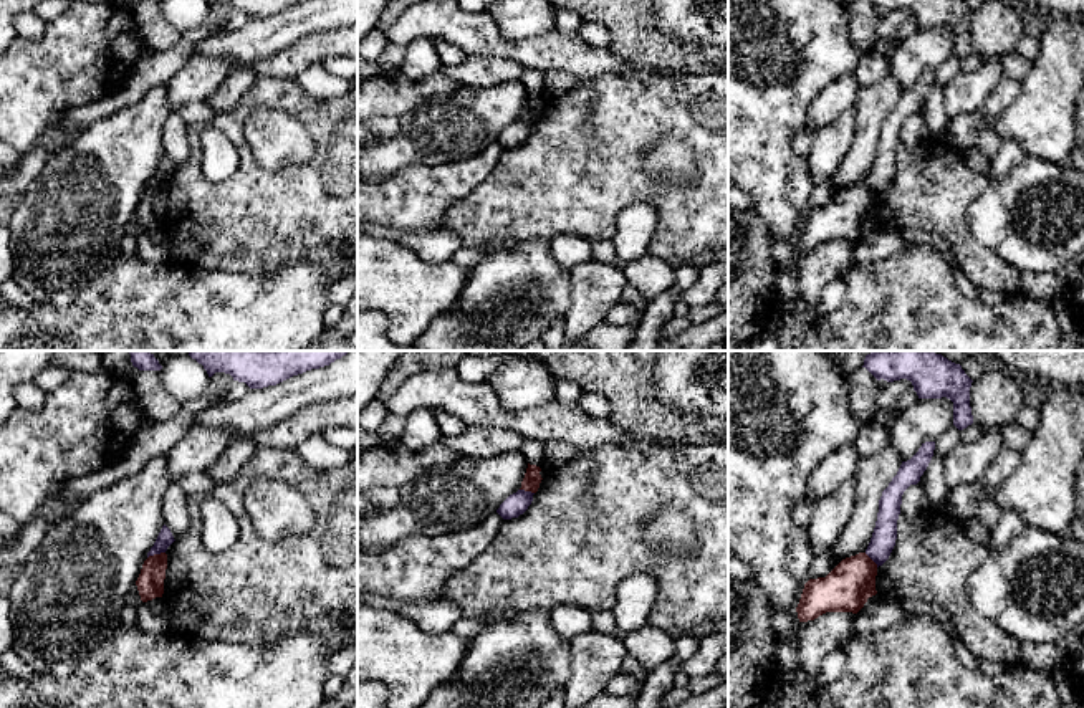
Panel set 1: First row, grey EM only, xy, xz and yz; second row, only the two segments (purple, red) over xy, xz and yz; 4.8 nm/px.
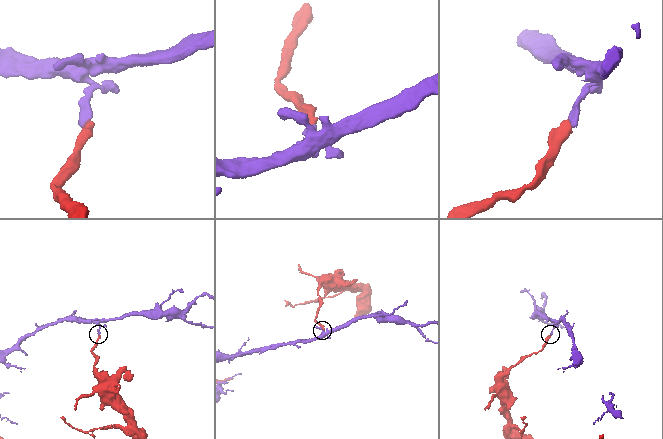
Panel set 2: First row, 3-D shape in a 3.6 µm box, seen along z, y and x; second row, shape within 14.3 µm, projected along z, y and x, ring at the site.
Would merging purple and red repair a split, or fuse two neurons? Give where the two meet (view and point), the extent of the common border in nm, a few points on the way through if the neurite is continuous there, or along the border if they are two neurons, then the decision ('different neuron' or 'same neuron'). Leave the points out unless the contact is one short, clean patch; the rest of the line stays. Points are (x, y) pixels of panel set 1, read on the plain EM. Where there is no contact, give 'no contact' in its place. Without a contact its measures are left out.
xy (156, 182) | 90 nm | along xy (164, 181), (148, 187) | different neuron

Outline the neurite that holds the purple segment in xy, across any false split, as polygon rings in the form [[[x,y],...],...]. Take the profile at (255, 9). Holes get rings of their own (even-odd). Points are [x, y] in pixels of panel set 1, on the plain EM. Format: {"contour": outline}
{"contour": [[[207,0],[209,7],[215,2],[230,3],[233,10],[245,12],[250,18],[263,18],[268,15],[276,15],[306,0]]]}

